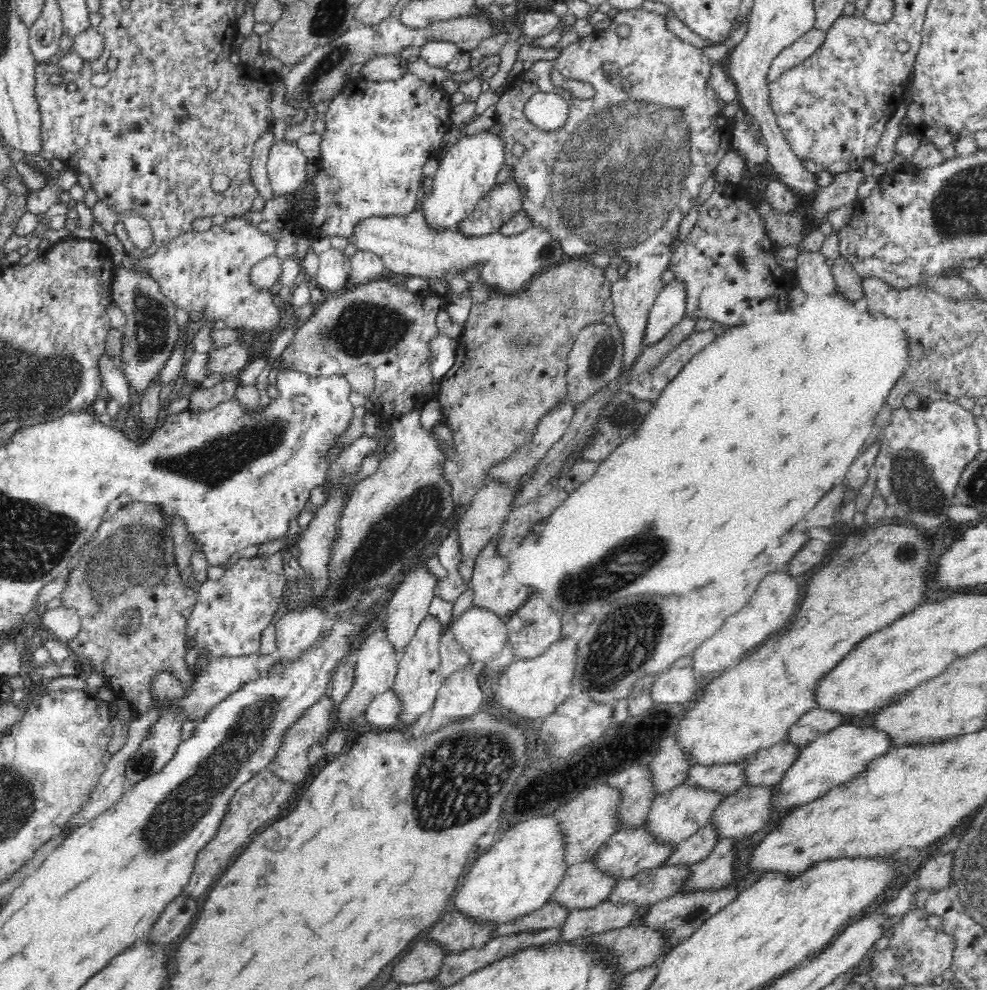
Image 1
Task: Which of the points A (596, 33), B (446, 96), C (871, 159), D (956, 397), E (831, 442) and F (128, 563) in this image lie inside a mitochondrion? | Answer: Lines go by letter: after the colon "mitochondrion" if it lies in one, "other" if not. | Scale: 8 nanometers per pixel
A: other
B: other
C: other
D: other
E: other
F: mitochondrion

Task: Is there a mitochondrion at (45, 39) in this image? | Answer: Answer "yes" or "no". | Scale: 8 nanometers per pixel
no

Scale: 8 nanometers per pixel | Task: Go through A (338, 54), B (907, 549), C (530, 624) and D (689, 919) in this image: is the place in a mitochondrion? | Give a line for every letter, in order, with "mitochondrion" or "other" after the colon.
A: mitochondrion
B: mitochondrion
C: mitochondrion
D: mitochondrion

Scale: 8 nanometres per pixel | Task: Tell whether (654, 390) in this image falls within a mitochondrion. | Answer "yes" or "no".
no

